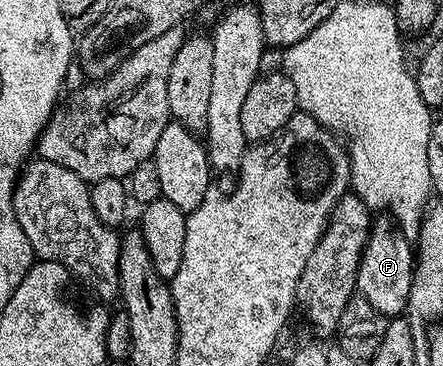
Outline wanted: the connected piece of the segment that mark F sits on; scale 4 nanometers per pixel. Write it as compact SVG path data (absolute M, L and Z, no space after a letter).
M385 218L379 219L378 222L376 219L372 223L369 242L359 264L356 293L364 296L371 303L371 308L375 308L375 312L390 319L405 314L413 279L415 250L397 223Z

